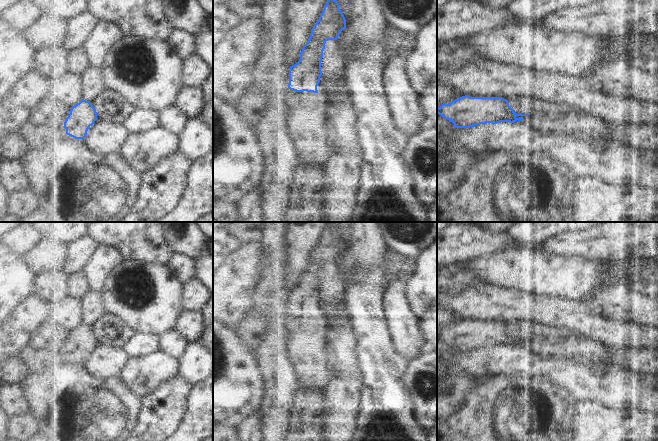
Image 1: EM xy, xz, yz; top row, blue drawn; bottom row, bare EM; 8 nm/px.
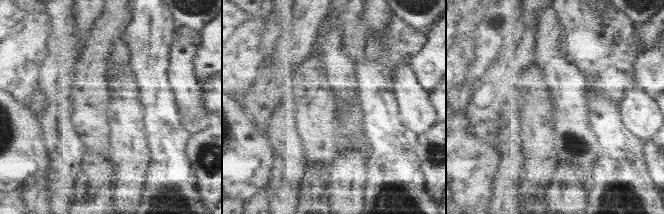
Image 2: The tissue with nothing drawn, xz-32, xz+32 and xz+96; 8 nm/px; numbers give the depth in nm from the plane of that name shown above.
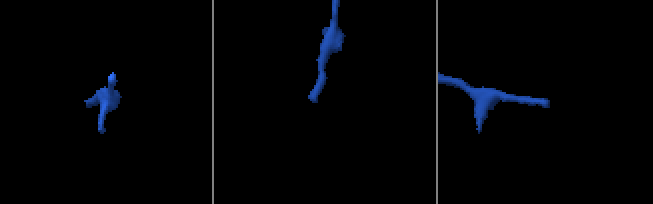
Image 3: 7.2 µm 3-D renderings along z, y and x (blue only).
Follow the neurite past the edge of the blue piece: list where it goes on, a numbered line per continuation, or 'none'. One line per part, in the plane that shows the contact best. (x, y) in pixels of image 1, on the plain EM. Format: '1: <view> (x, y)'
1: xy (55, 340)

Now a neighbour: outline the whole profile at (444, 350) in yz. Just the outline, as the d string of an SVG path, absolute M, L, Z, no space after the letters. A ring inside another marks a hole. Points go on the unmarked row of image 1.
M437 337L437 359L452 356L454 352L452 345L445 343Z

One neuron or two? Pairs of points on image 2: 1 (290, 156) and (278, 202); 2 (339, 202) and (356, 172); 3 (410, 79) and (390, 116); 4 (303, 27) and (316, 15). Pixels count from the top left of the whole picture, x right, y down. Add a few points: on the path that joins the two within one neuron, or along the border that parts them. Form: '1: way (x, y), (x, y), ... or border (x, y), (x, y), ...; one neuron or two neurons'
1: way (289, 167), (283, 191); one neuron
2: way (346, 195), (349, 179); one neuron
3: border (393, 81), (400, 115), (404, 124); two neurons
4: way (306, 24), (313, 17); one neuron

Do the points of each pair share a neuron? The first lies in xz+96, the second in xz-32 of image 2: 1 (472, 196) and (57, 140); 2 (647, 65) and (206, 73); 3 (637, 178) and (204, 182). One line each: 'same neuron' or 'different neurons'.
1: different neurons
2: same neuron
3: different neurons

